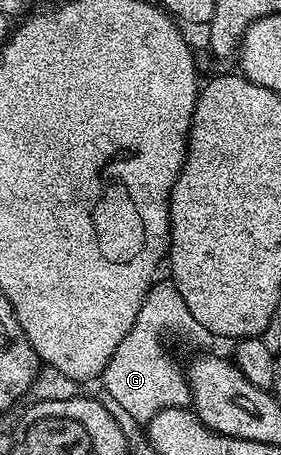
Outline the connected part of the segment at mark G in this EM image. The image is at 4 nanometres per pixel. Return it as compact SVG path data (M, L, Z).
M170 279L160 280L153 280L148 288L134 327L126 331L126 339L118 343L118 351L110 355L110 363L106 363L102 374L103 392L113 396L137 423L152 421L154 415L167 409L183 409L192 400L185 370L182 365L180 369L168 350L168 337L185 337L188 341L206 337L202 323L190 315L190 307L186 307L182 295L178 295L176 284Z

